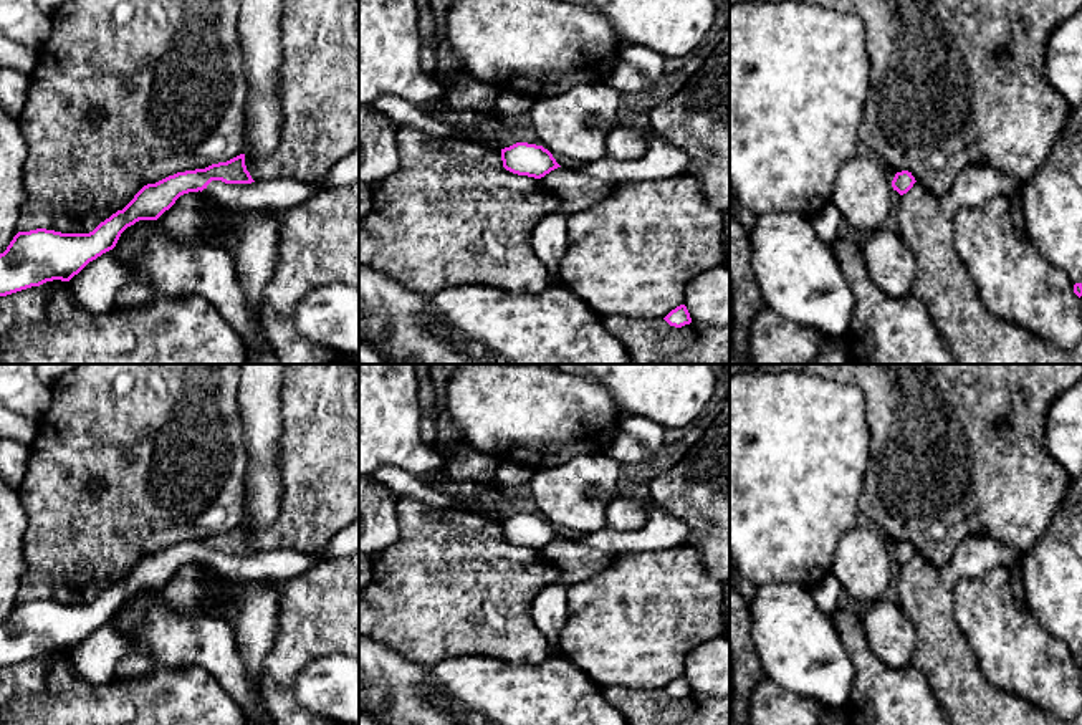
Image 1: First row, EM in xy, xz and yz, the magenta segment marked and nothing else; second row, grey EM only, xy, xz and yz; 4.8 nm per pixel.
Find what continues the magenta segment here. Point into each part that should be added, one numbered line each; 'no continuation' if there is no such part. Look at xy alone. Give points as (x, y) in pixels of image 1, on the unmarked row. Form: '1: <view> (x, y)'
1: xy (278, 565)

